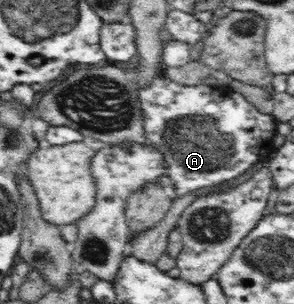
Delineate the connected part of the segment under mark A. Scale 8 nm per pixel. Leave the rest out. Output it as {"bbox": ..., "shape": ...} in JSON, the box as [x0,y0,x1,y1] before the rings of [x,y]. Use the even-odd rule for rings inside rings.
{"bbox":[137,75,278,199],"shape":[[[160,75],[137,94],[147,140],[164,155],[167,176],[174,183],[172,199],[204,186],[232,181],[269,154],[277,153],[273,145],[278,133],[277,118],[260,112],[228,86],[184,86]]]}

